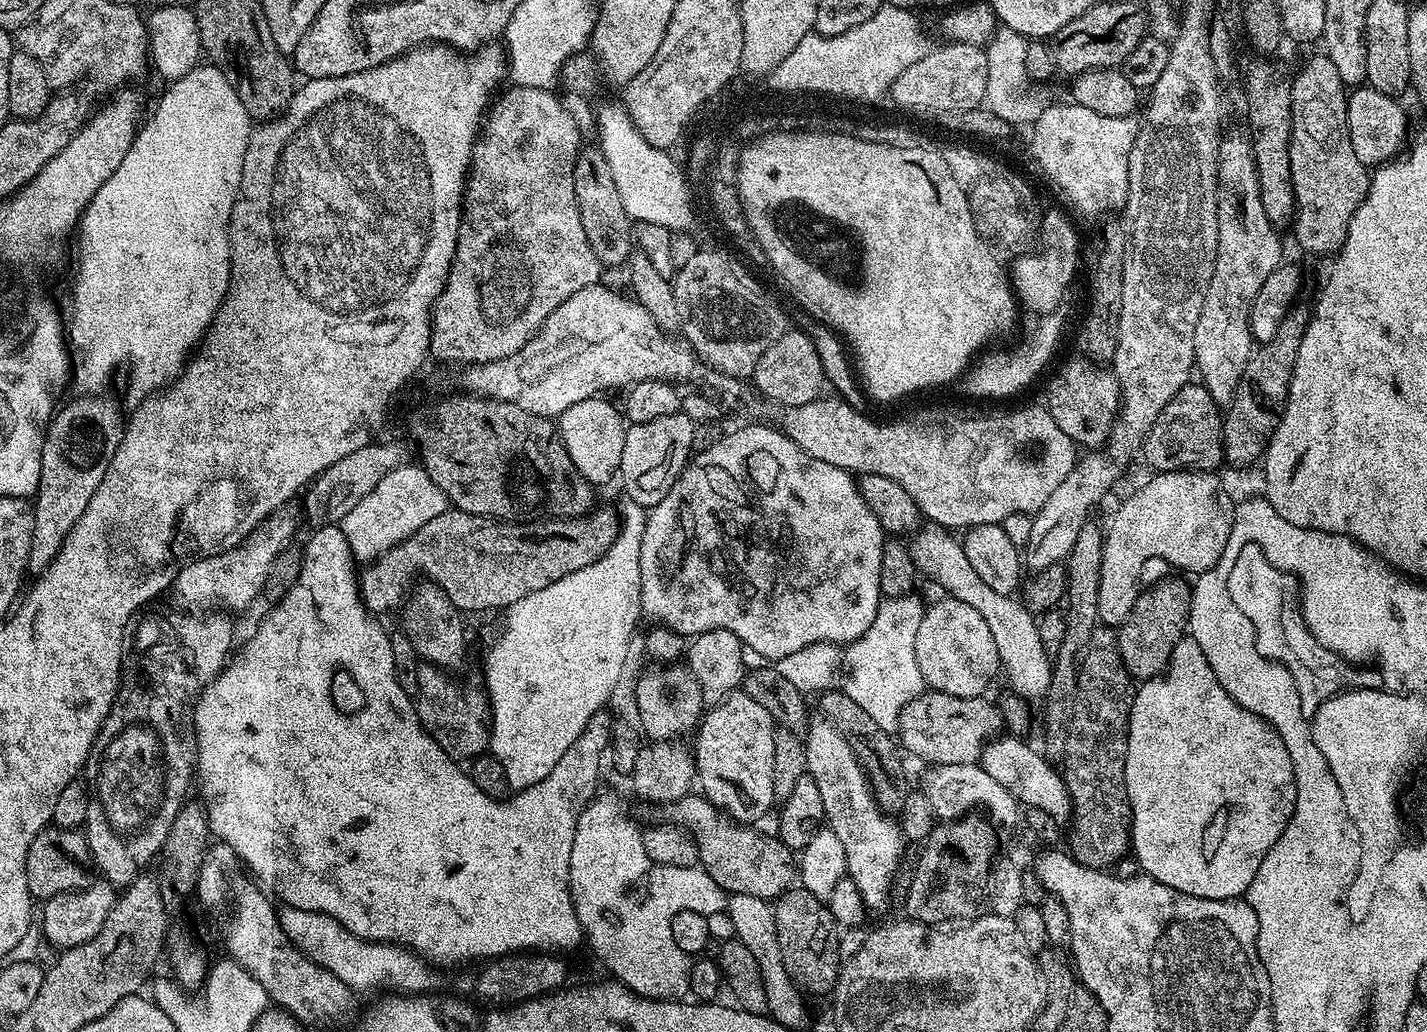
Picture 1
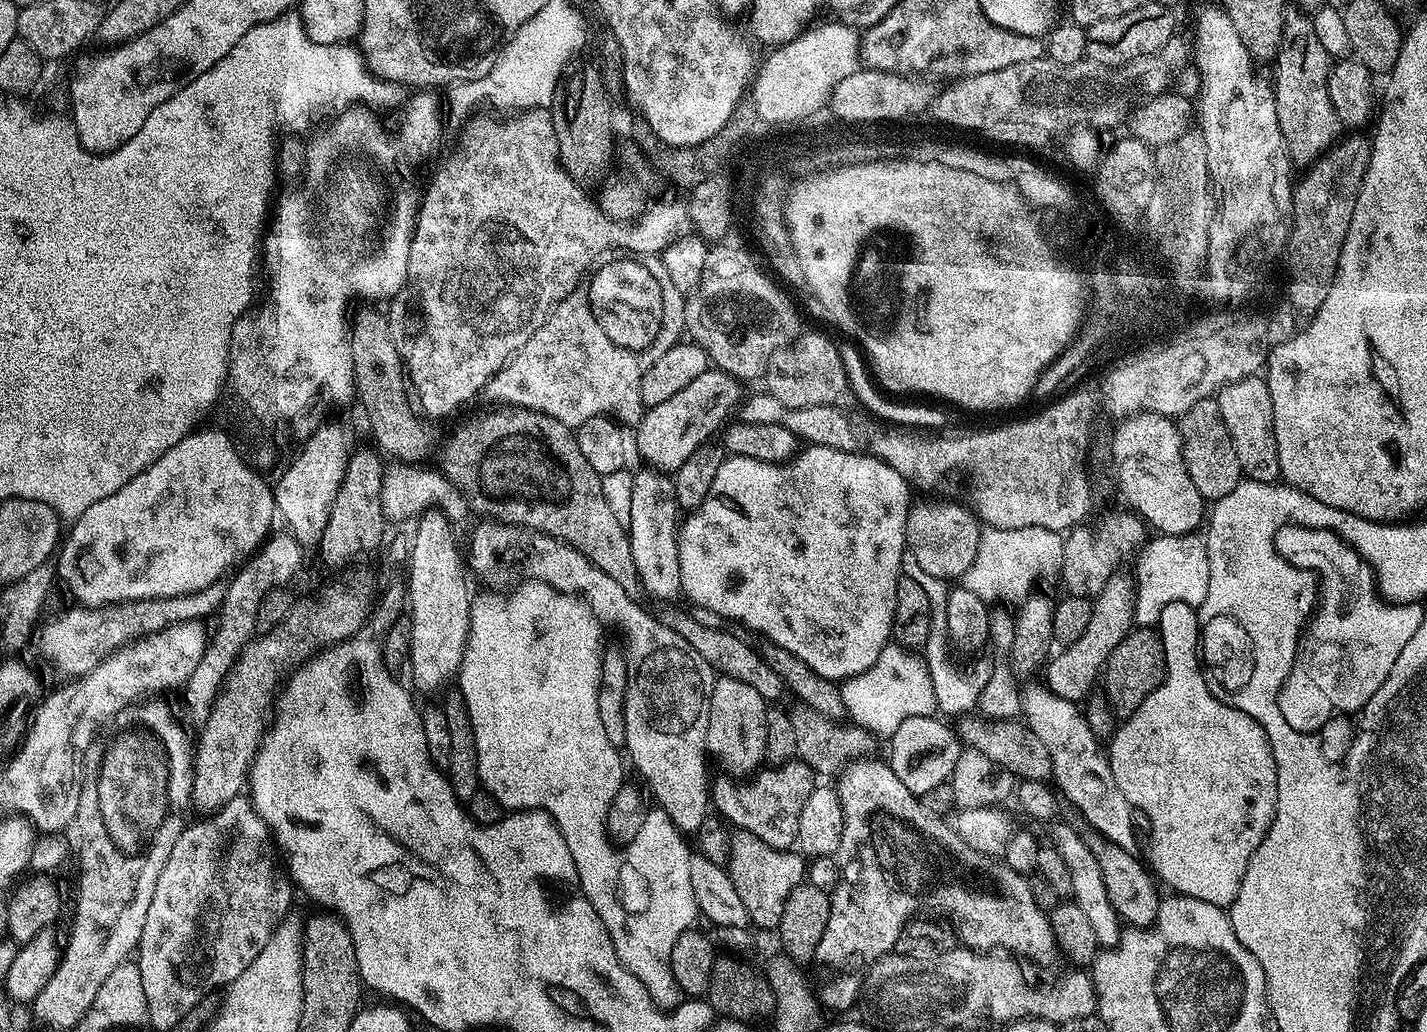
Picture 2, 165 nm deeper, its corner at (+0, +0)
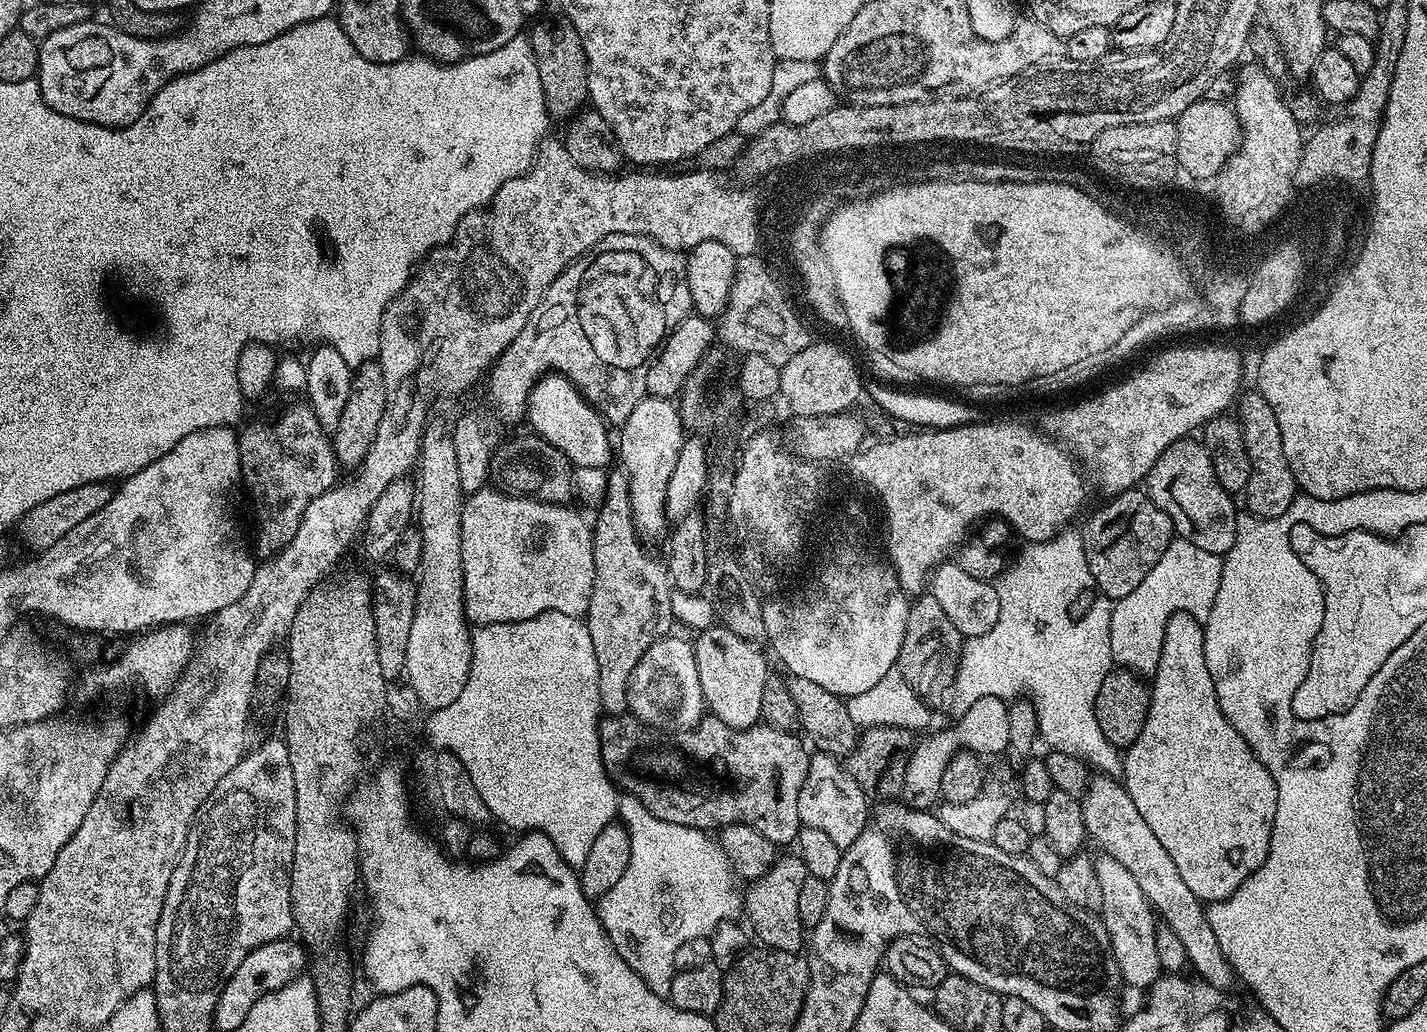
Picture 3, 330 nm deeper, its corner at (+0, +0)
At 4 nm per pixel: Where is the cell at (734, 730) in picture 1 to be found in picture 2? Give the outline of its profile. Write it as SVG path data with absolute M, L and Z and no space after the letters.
M720 676L710 702L707 751L711 759L716 759L726 771L733 772L736 776L744 776L752 771L755 773L761 767L759 764L763 765L766 760L764 751L768 710L769 705L762 698L762 694L754 690L754 686L746 686L746 682Z

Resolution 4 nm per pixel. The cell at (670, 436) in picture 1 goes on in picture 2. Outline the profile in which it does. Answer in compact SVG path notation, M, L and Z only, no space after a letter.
M719 370L698 374L690 386L678 390L667 402L647 409L635 429L634 448L640 451L647 467L664 474L675 474L700 446L708 443L724 428L732 407L741 403L740 384L735 376Z

